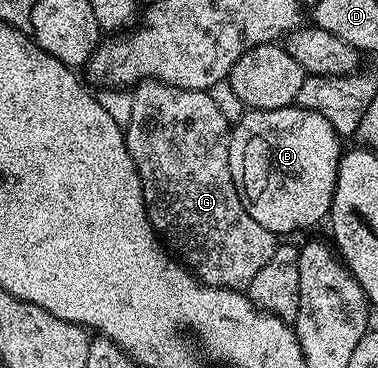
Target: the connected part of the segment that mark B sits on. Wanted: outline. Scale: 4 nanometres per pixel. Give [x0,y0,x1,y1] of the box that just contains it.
[228,103,342,235]

